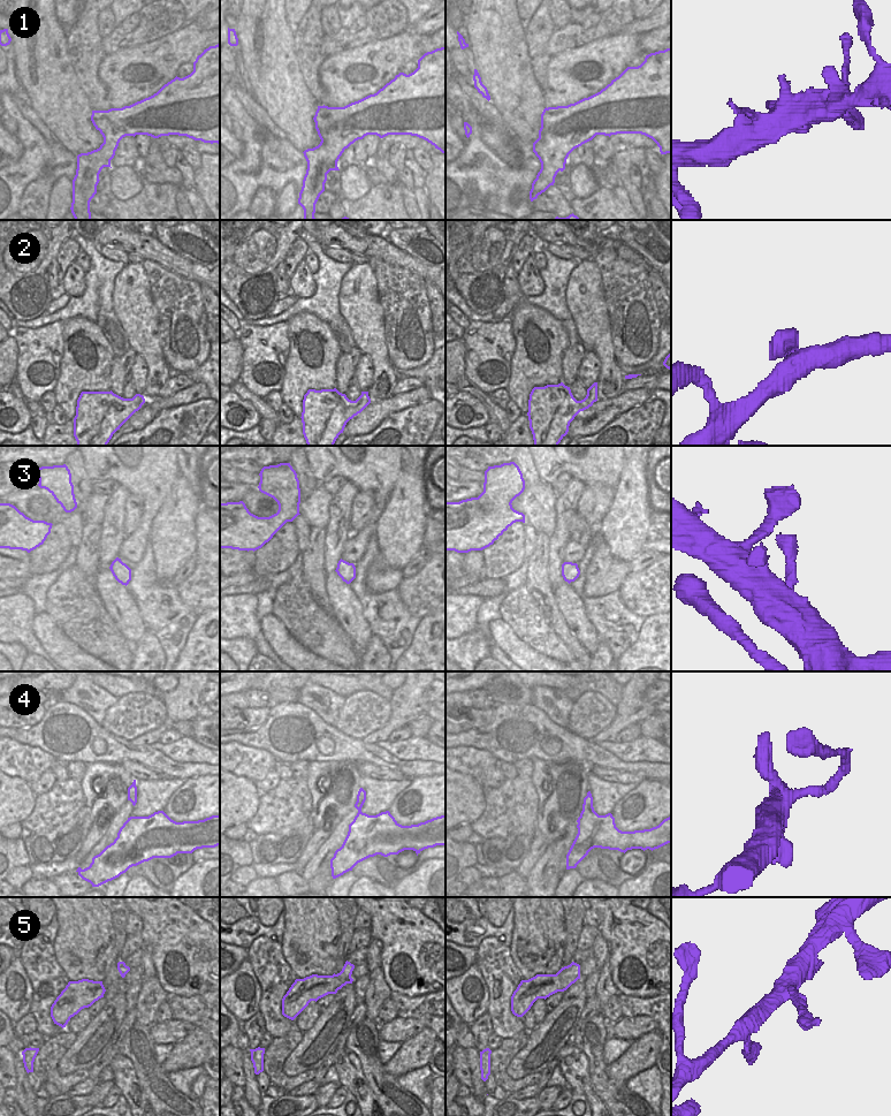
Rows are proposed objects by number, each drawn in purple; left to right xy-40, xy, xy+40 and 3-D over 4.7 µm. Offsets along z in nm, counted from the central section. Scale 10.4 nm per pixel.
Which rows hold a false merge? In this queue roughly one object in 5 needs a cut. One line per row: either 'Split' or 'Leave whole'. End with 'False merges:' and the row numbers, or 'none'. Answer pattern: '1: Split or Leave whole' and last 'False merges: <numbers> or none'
1: Leave whole
2: Leave whole
3: Leave whole
4: Leave whole
5: Leave whole
False merges: none.

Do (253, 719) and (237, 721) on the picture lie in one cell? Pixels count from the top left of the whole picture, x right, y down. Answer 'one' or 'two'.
one

